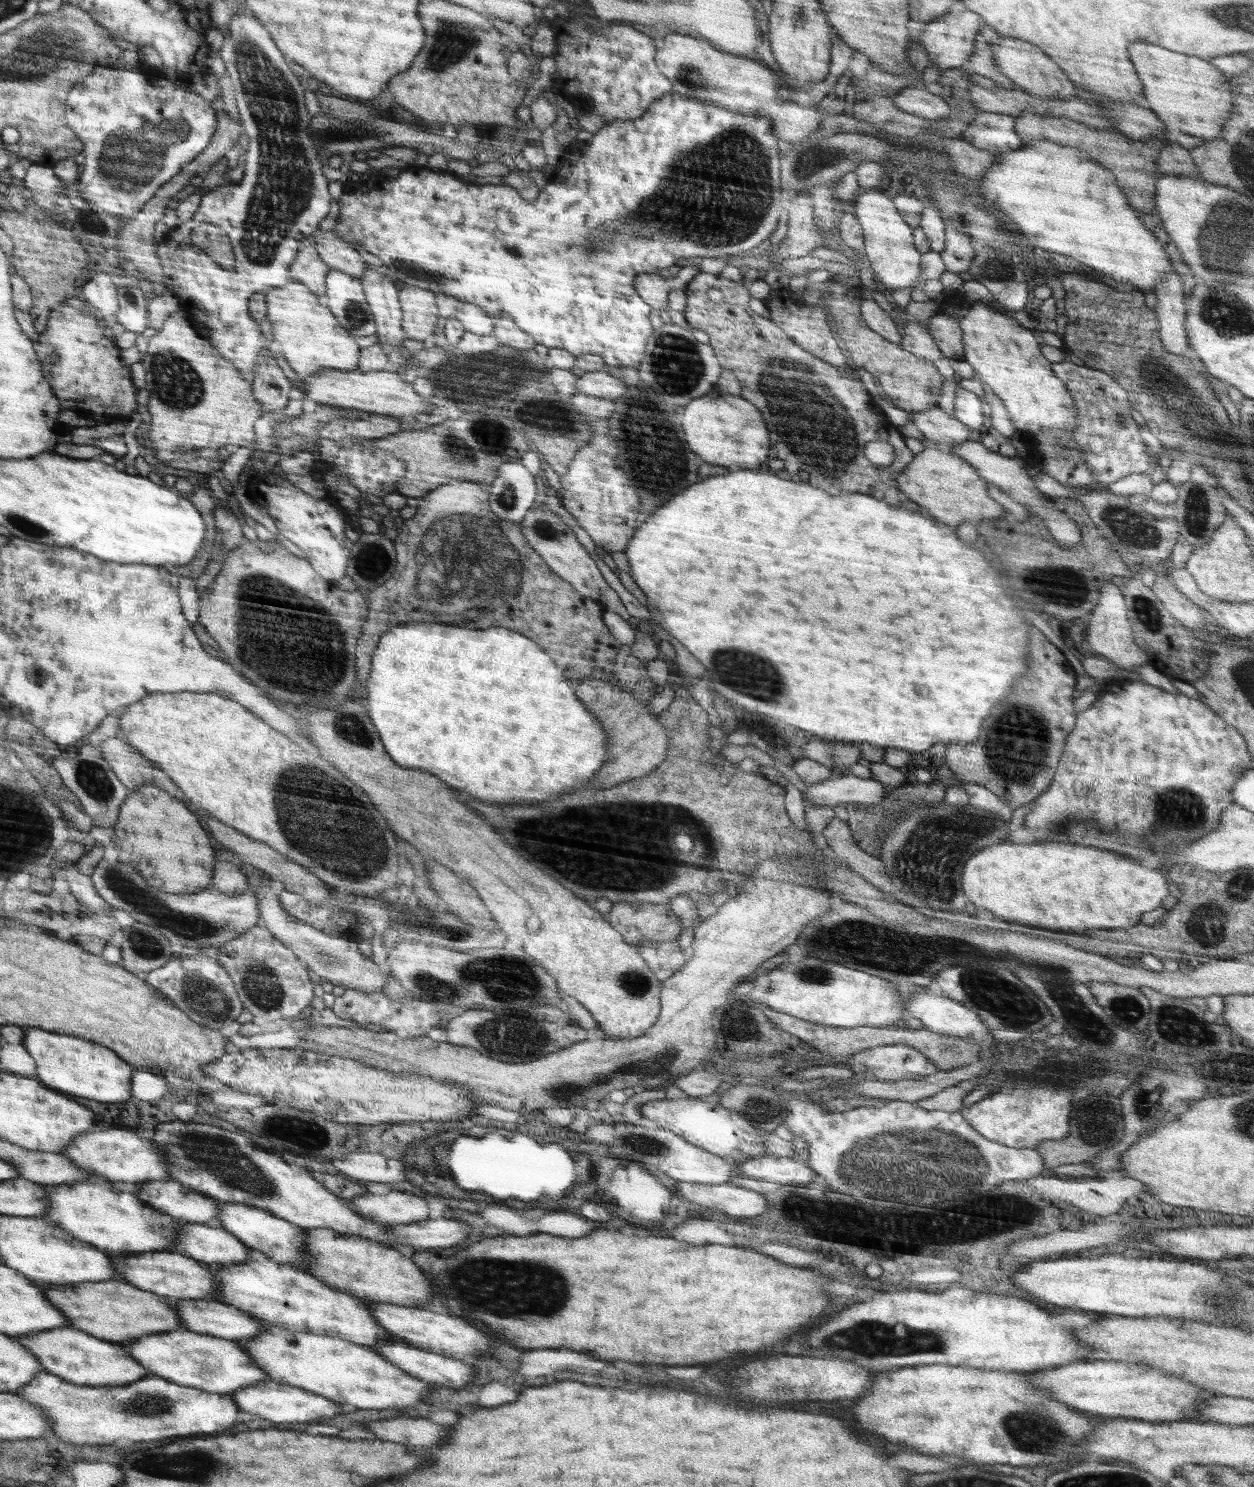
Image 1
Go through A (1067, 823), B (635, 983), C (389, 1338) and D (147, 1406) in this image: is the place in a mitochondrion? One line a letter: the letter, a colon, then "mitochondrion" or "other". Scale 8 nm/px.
A: mitochondrion
B: mitochondrion
C: other
D: mitochondrion

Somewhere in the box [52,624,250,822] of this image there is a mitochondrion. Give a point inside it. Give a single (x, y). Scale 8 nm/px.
(92, 777)

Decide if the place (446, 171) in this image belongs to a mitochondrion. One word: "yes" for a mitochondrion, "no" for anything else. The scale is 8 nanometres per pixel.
no

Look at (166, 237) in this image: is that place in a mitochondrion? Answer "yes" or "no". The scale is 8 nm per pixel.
no

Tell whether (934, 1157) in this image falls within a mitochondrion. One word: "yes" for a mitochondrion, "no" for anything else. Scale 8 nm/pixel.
yes

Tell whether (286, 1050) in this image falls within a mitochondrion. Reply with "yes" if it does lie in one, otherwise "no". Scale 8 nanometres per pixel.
no

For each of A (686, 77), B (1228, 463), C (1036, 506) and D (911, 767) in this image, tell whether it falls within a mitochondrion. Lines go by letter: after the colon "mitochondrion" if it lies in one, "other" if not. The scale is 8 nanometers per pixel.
A: mitochondrion
B: mitochondrion
C: other
D: other

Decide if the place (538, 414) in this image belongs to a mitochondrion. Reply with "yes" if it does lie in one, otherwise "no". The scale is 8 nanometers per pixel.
yes

